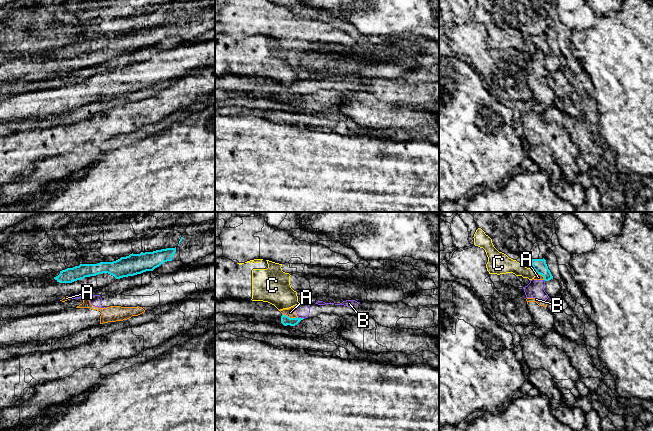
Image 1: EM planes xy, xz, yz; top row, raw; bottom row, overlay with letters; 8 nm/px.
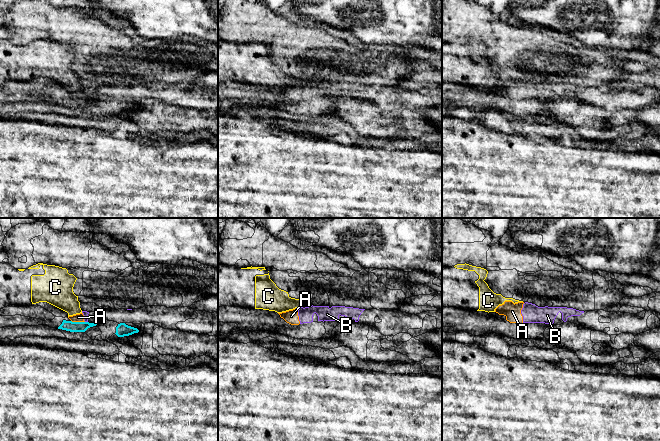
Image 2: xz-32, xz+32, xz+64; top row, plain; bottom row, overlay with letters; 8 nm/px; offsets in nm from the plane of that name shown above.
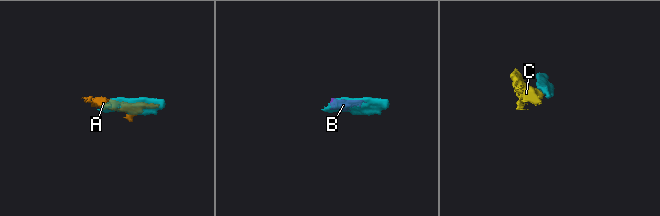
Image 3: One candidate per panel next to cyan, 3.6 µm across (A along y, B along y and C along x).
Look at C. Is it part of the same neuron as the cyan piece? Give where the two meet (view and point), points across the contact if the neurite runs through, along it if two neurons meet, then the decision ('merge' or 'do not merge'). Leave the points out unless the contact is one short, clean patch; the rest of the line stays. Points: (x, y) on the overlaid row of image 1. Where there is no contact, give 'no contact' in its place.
meets cyan in yz at (535, 270); border along yz (533, 268), (537, 273); do not merge

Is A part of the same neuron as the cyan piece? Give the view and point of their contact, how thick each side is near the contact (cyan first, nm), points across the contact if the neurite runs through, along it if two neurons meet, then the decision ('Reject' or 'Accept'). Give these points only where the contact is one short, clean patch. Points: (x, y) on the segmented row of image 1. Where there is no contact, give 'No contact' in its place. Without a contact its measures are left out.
Touches cyan at xz (289, 317). Thickness 80 nm (cyan) against 70 nm. Boundary: xz (282, 313), (290, 317), (297, 317). Reject

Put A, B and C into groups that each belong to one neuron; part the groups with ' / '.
A B / C

